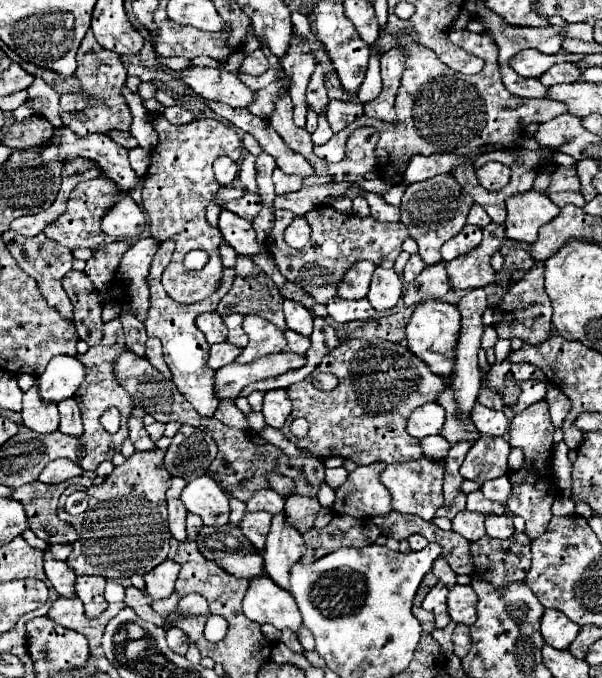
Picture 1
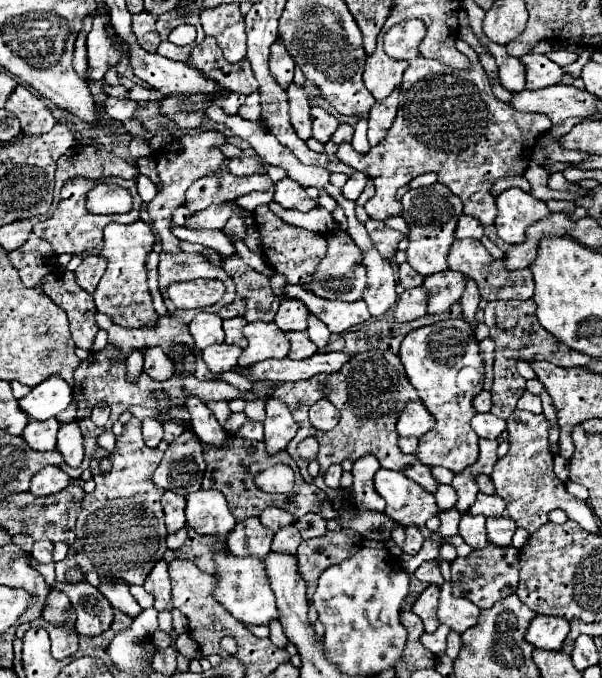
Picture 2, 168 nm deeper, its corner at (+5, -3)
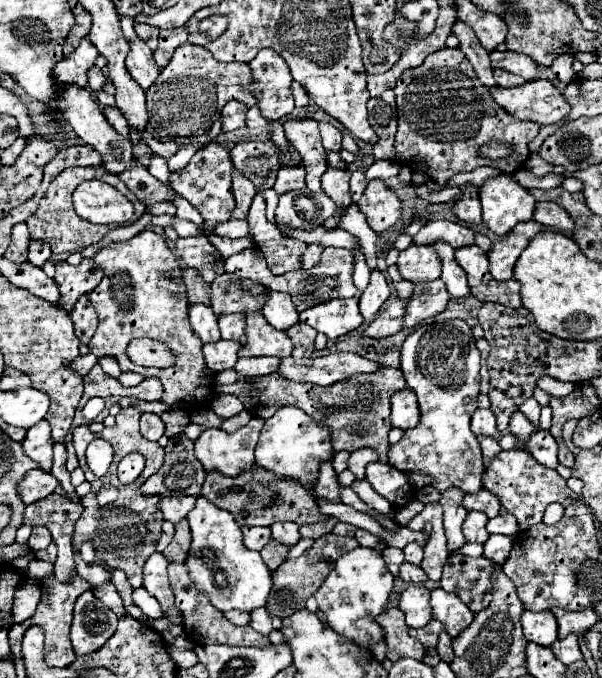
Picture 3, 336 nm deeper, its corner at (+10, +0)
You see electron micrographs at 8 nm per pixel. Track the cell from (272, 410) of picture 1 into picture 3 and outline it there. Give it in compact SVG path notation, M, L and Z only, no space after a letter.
M293 406L279 408L263 424L263 430L255 448L255 460L257 460L257 466L269 472L275 472L277 478L289 478L289 480L301 482L301 486L307 492L311 492L319 476L321 462L333 460L331 432L325 424L315 422L311 416L307 416L299 408L293 408Z

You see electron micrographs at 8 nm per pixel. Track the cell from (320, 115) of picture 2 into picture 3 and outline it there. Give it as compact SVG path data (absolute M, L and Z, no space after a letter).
M321 122L321 124L319 124L319 130L321 130L323 146L325 146L329 152L341 152L343 134L341 134L333 124L327 124L327 122Z

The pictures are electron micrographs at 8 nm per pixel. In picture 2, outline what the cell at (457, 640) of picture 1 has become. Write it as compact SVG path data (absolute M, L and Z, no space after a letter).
M450 631L450 635L448 635L448 649L446 649L446 655L448 655L450 659L456 659L456 657L458 657L458 651L460 651L460 645L462 645L462 637L460 637L460 633Z

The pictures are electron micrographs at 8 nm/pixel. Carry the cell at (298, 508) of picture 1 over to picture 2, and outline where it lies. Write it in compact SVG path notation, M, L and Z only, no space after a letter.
M290 523L290 527L282 527L282 531L276 531L274 541L272 541L272 549L280 551L280 553L296 553L298 543L302 541L300 531L298 531L298 523Z

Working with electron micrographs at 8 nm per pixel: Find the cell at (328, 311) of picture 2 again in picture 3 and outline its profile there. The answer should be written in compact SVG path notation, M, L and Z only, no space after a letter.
M357 298L329 300L299 314L299 320L325 334L327 338L341 338L363 324Z

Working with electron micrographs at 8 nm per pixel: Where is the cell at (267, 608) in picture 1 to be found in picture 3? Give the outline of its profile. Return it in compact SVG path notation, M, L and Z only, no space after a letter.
M199 496L187 520L191 526L191 548L185 566L195 588L203 592L221 612L251 612L259 606L265 606L267 596L271 592L271 572L265 568L265 562L261 560L259 552L245 548L241 528L237 526L233 514L223 512L207 498Z

